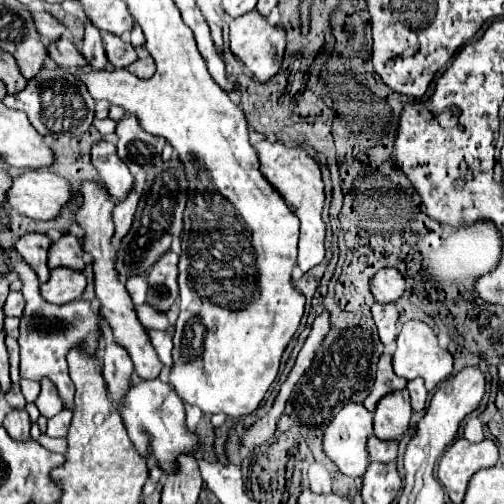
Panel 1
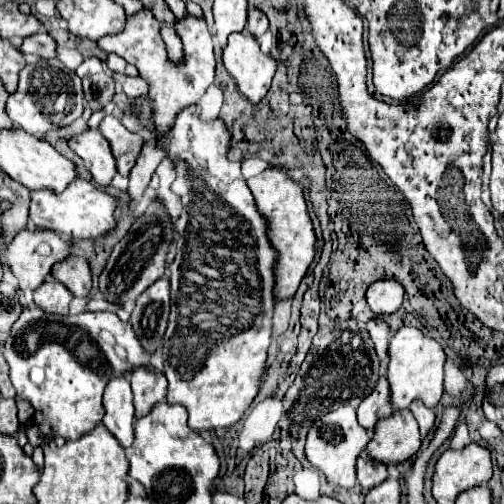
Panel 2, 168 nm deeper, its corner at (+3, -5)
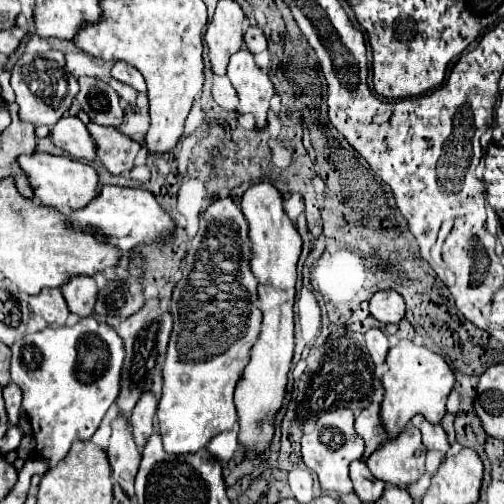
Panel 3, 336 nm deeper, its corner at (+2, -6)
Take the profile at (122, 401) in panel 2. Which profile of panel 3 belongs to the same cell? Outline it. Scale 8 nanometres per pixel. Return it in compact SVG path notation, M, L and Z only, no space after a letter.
M121 414L113 420L113 434L109 442L109 462L111 462L111 472L117 484L123 488L127 498L133 498L133 482L139 470L141 462L141 452L137 450L133 442L133 434L129 428L129 420L125 420Z

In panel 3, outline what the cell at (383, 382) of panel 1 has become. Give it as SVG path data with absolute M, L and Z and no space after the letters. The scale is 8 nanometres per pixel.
M371 404L365 410L361 410L355 418L355 430L365 442L365 454L361 460L365 462L385 440L385 430L381 430L381 418L379 418L379 404Z

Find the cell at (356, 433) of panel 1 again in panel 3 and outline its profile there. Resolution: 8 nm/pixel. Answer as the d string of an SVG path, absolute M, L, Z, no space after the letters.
M337 408L321 414L321 418L315 422L315 428L309 434L303 434L301 438L303 462L309 470L313 470L319 476L321 490L339 494L353 492L353 484L349 478L349 464L361 458L363 450L365 444L361 438L357 438L357 432L353 428L353 412L349 408Z

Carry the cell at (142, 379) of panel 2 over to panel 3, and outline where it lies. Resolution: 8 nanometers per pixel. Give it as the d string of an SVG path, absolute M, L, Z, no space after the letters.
M143 394L141 400L137 402L137 406L133 408L133 414L129 418L131 422L131 432L133 432L133 440L139 448L145 446L145 442L149 440L149 436L155 432L155 410L157 410L157 402L159 398L153 394Z

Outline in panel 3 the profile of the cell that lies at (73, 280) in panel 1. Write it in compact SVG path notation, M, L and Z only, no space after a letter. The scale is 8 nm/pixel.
M59 288L41 290L41 294L29 298L29 306L35 314L43 316L51 326L63 326L69 316L67 302Z

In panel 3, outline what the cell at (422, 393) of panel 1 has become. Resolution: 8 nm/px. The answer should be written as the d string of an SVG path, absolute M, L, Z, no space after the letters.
M421 414L413 416L411 424L421 430L425 450L437 450L441 456L447 454L449 442L447 442L447 434L445 434L445 430L441 428L441 424L431 424L431 422L427 422Z

